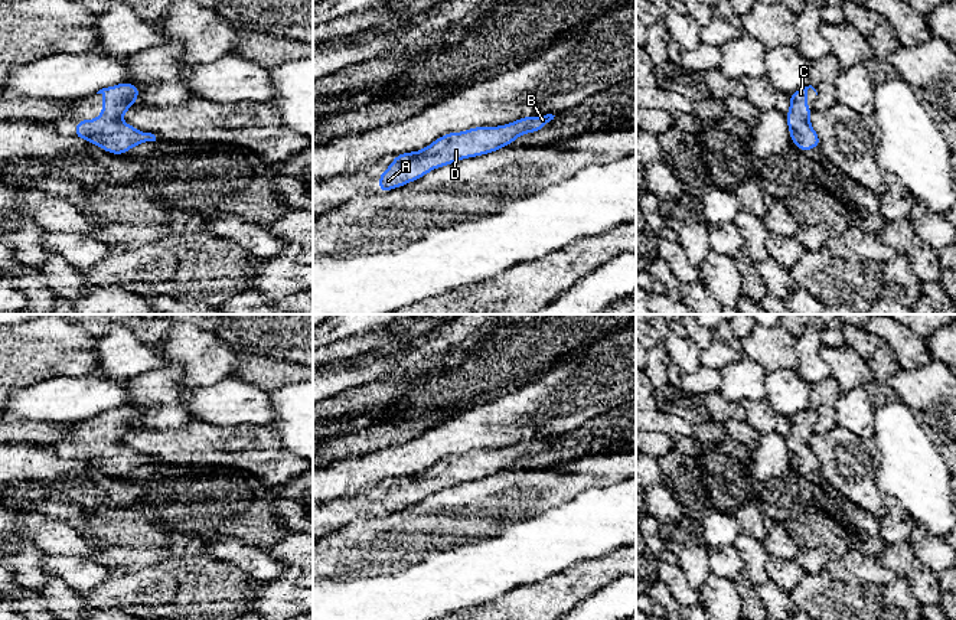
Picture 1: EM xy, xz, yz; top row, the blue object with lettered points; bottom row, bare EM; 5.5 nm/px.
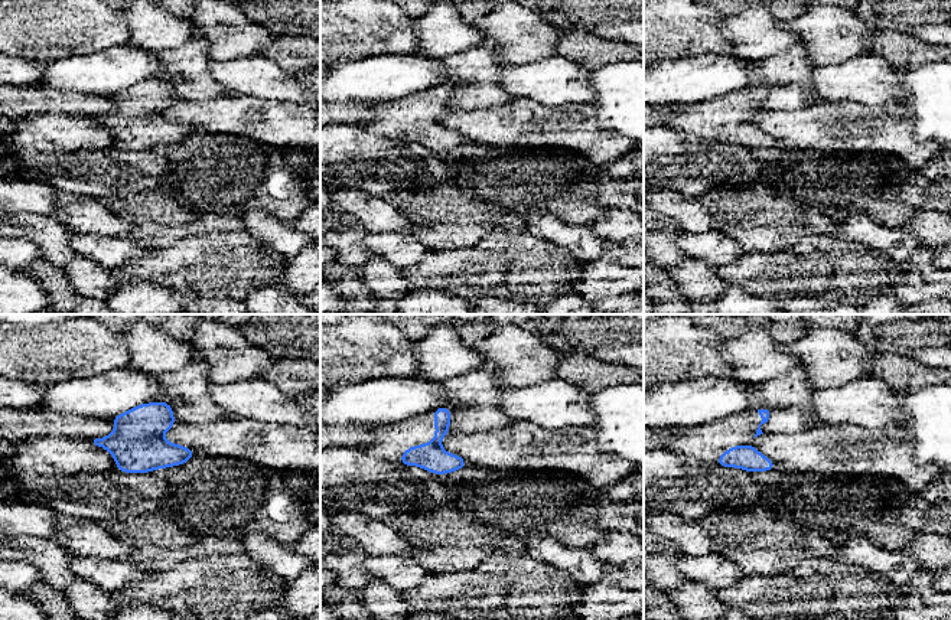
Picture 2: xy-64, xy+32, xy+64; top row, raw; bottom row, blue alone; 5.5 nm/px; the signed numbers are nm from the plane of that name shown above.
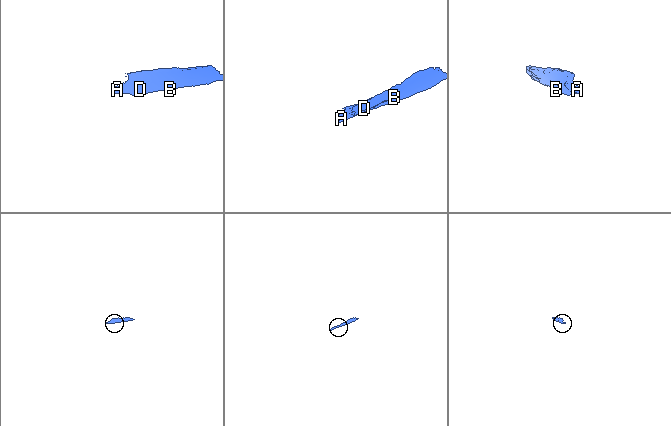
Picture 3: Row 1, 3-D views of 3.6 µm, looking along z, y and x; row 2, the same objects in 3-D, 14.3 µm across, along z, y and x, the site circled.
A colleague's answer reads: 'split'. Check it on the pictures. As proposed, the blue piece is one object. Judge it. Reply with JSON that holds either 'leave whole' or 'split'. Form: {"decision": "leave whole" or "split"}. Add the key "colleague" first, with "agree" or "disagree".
{"colleague": "disagree", "decision": "leave whole"}

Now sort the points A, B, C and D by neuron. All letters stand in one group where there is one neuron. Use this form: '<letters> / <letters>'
A B C D

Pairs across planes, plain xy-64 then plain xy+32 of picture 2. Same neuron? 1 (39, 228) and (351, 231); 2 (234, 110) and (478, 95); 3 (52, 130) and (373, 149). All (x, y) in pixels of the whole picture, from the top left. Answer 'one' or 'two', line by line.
1: one
2: two
3: one

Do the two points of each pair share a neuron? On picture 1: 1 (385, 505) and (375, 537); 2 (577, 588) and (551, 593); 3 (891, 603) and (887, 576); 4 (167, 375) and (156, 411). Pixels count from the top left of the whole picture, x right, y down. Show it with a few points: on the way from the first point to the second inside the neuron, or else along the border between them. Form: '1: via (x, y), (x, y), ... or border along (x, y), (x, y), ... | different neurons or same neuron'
1: border along (413, 503), (384, 515), (355, 518), (348, 525) | different neurons
2: via (571, 588), (557, 593) | same neuron
3: border along (899, 577), (881, 587) | different neurons
4: via (165, 384), (157, 392), (157, 402) | same neuron

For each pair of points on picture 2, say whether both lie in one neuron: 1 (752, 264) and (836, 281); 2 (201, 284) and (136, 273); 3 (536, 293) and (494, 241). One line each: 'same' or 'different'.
1: same
2: same
3: same

